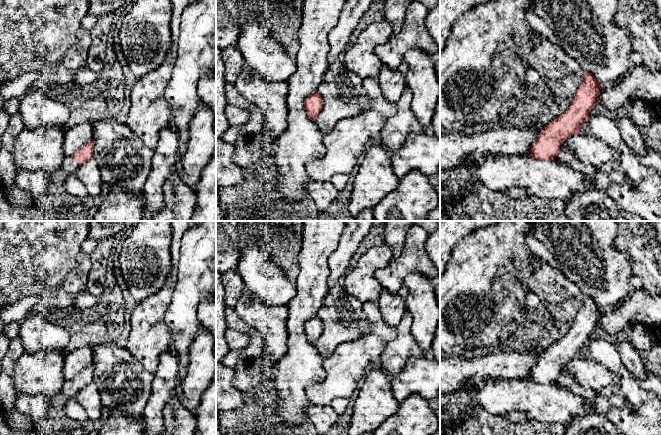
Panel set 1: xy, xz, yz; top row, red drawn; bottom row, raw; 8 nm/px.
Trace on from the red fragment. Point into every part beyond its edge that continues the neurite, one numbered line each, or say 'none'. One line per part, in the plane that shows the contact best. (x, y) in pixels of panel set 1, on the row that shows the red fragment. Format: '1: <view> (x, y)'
1: xy (69, 165)

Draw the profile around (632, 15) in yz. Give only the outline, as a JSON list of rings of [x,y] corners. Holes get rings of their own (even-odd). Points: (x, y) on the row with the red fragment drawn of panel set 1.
[[[617,0],[615,21],[628,33],[632,50],[642,55],[645,67],[661,71],[661,48],[641,0]]]

